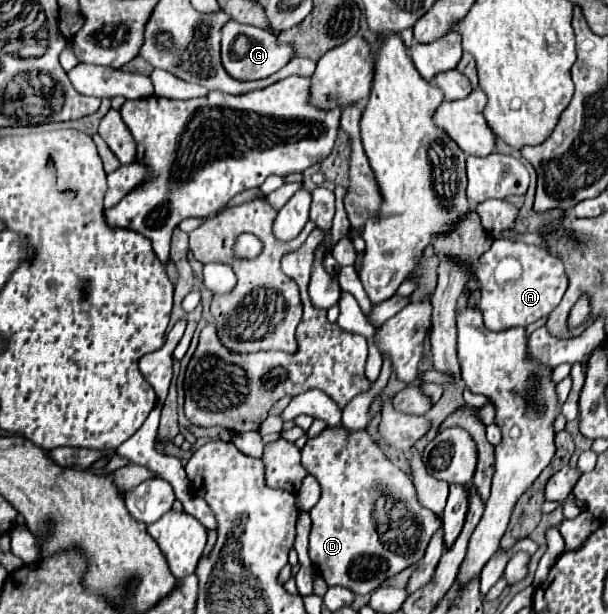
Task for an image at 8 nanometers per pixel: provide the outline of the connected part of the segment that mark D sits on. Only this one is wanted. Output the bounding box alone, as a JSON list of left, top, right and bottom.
[301,424,441,594]

